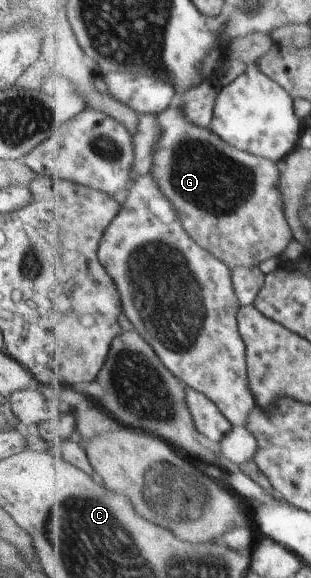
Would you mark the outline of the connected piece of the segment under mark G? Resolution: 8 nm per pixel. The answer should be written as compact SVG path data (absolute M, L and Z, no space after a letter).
M176 97L171 107L159 116L163 135L154 154L151 174L180 213L186 232L228 266L256 268L265 260L279 258L294 238L278 190L281 164L229 145L213 129L189 121L181 97Z

